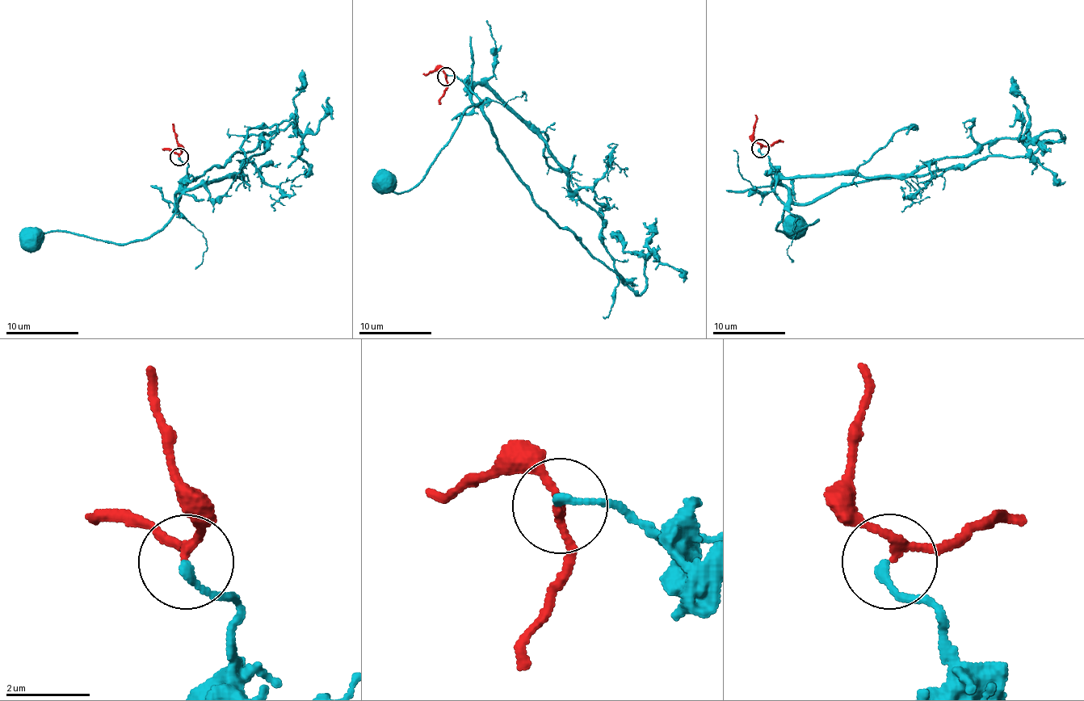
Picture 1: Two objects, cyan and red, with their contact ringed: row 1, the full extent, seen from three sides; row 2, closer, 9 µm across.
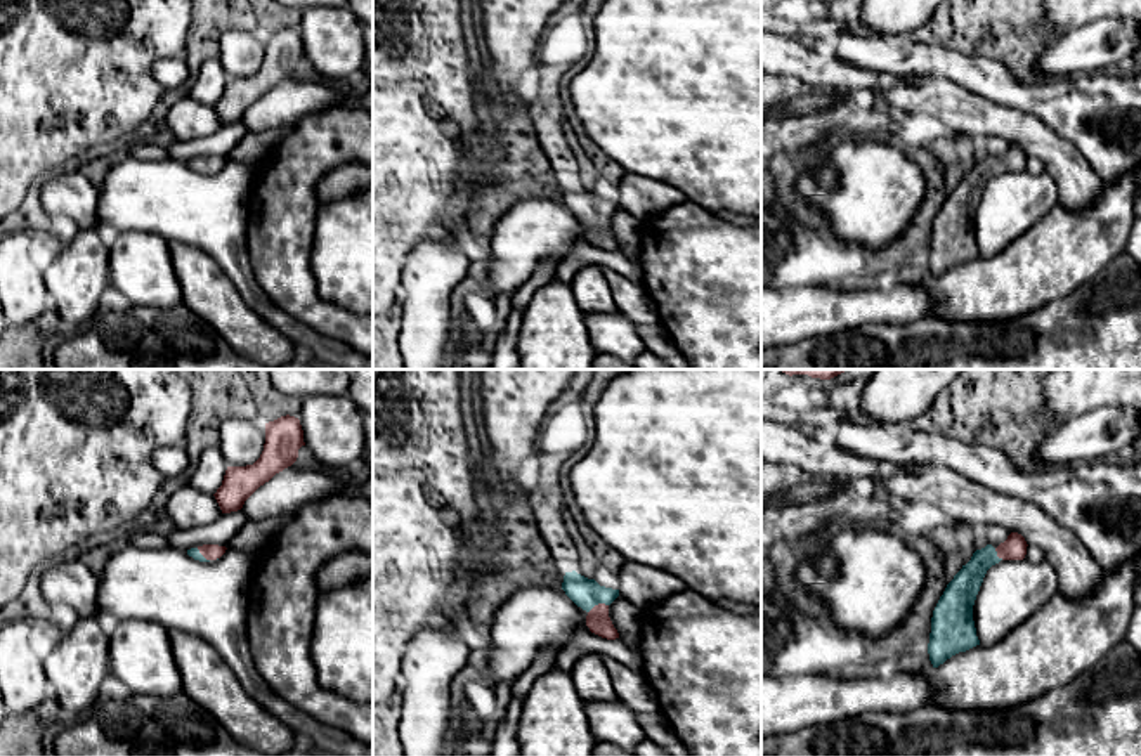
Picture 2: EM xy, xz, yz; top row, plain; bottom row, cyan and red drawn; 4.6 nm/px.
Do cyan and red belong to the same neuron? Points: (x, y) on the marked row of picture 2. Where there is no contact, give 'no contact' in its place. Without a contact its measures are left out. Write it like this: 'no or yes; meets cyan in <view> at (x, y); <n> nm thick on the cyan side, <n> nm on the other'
yes; meets cyan in xz at (597, 604); 140 nm thick on the cyan side, 110 nm on the other

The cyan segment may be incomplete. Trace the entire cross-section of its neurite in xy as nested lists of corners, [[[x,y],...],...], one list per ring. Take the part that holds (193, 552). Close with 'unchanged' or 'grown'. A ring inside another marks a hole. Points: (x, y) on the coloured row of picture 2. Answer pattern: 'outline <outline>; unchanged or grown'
outline [[[203,544],[187,550],[187,555],[199,562],[210,562],[220,558],[225,553],[225,550],[227,550],[225,546],[218,546],[218,544]]]; grown

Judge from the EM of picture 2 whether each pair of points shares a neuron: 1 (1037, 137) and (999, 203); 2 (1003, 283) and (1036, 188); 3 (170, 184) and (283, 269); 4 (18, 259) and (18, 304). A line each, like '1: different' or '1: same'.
1: different
2: different
3: different
4: same

